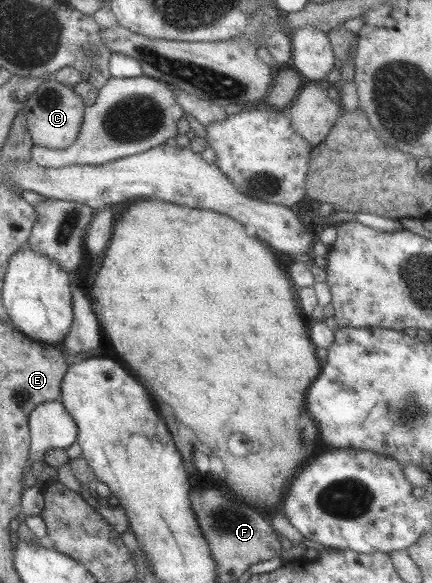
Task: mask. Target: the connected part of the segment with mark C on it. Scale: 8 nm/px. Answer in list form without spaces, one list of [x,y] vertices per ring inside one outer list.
[[[50,78],[40,84],[33,94],[28,96],[23,107],[30,138],[35,145],[47,149],[65,149],[75,141],[79,133],[86,105],[71,87],[58,81]]]

